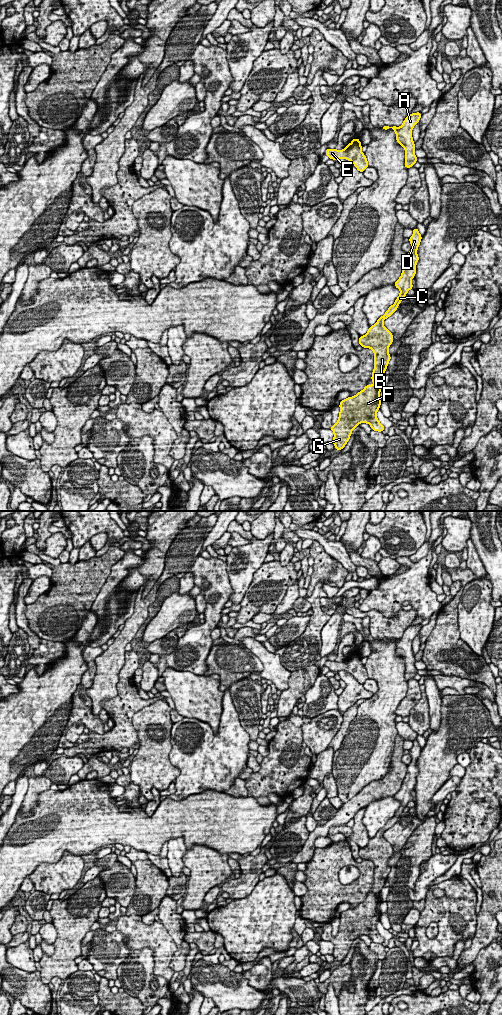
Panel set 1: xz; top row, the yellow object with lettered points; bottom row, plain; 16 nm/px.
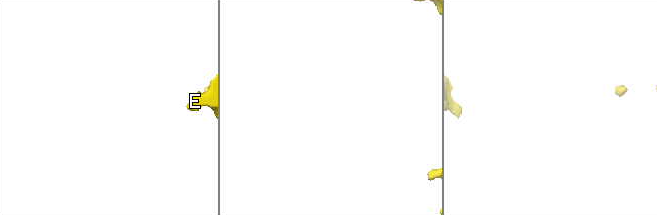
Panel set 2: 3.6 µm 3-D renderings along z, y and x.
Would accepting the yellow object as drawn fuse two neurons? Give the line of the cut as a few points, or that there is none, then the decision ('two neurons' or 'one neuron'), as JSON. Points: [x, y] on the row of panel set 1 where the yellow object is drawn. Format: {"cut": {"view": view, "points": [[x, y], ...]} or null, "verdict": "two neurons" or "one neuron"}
{"cut": null, "verdict": "one neuron"}

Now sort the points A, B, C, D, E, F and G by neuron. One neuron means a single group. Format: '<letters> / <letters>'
A B C D E F G

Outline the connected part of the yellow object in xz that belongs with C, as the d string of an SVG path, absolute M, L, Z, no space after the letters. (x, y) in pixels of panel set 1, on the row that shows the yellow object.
M417 227L413 229L413 235L409 238L411 251L407 253L407 261L402 270L400 278L395 282L395 287L400 290L400 295L395 303L388 308L386 313L380 317L376 324L369 327L364 336L359 337L359 345L374 351L374 370L371 380L374 385L366 385L365 388L353 397L340 401L340 413L338 421L331 426L334 432L333 444L339 451L345 447L351 433L360 423L367 423L372 430L382 432L385 427L377 419L377 411L380 409L380 380L386 371L391 359L388 348L393 343L392 333L385 328L383 321L390 317L398 308L404 296L413 289L411 279L415 277L416 264L419 260L417 249L422 236Z

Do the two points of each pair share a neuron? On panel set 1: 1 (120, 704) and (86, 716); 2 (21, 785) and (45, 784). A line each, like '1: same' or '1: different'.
1: different
2: different

